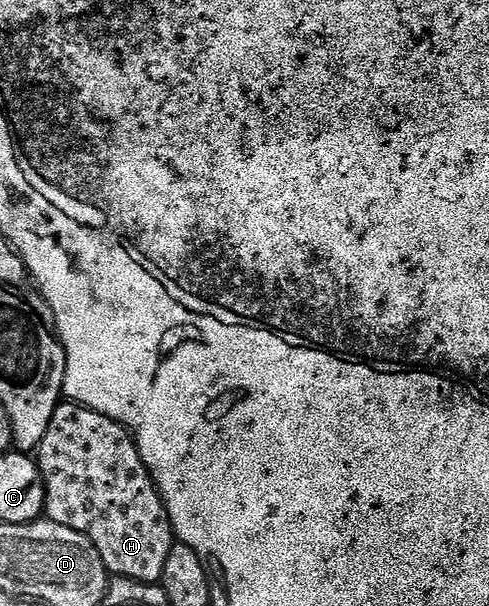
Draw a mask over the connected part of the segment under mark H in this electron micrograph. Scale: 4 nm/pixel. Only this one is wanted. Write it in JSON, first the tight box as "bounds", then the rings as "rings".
{"bounds":[35,401,175,583],"rings":[[[62,401],[58,403],[55,413],[51,417],[51,425],[47,425],[47,433],[37,447],[35,458],[37,460],[37,467],[41,471],[41,476],[45,482],[44,514],[52,523],[58,523],[67,529],[75,529],[87,536],[95,545],[95,549],[99,549],[99,557],[103,557],[103,565],[108,569],[110,576],[116,577],[122,575],[128,579],[143,581],[144,583],[156,583],[160,580],[163,573],[163,565],[167,565],[167,553],[171,553],[175,542],[173,526],[169,520],[165,502],[161,500],[161,494],[157,492],[157,486],[153,483],[153,479],[145,467],[145,462],[141,460],[137,442],[133,439],[130,432],[126,431],[121,424],[116,423],[111,417],[107,417],[98,411],[93,411],[90,407],[83,407],[80,403],[72,401]]]}

